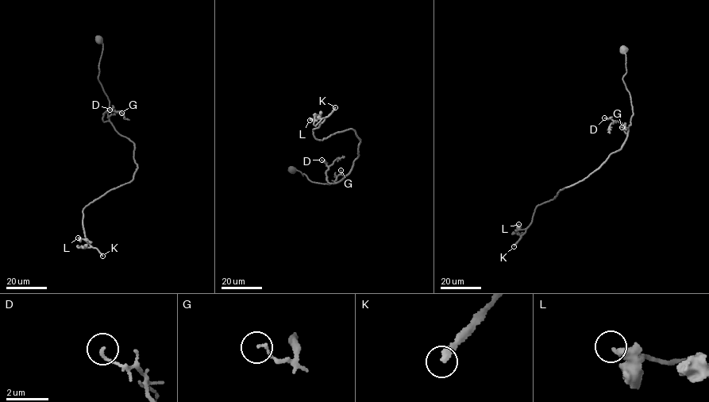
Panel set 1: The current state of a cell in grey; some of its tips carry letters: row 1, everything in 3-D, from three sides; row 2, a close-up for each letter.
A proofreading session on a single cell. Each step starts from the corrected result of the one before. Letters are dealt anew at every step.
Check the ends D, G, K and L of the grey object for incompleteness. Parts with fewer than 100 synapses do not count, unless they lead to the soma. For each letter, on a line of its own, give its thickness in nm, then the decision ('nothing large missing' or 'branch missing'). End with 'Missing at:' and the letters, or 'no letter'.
D: 120 nm | nothing large missing
G: 100 nm | nothing large missing
K: 260 nm | branch missing
L: 300 nm | nothing large missing
Missing at: K

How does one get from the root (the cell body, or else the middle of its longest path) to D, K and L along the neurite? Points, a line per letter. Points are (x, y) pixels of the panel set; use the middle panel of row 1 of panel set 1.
D: (291, 169), (301, 172), (303, 175), (305, 174), (313, 182), (335, 183), (326, 181), (328, 168), (321, 160)
K: (291, 169), (326, 183), (348, 172), (360, 140), (353, 129), (319, 140), (313, 133), (335, 107)
L: (291, 169), (313, 182), (335, 183), (359, 156), (353, 129), (319, 140), (313, 129), (321, 116), (310, 120)

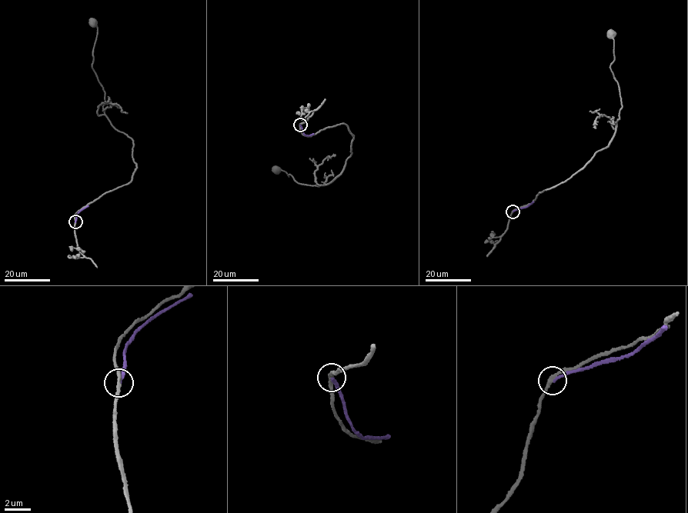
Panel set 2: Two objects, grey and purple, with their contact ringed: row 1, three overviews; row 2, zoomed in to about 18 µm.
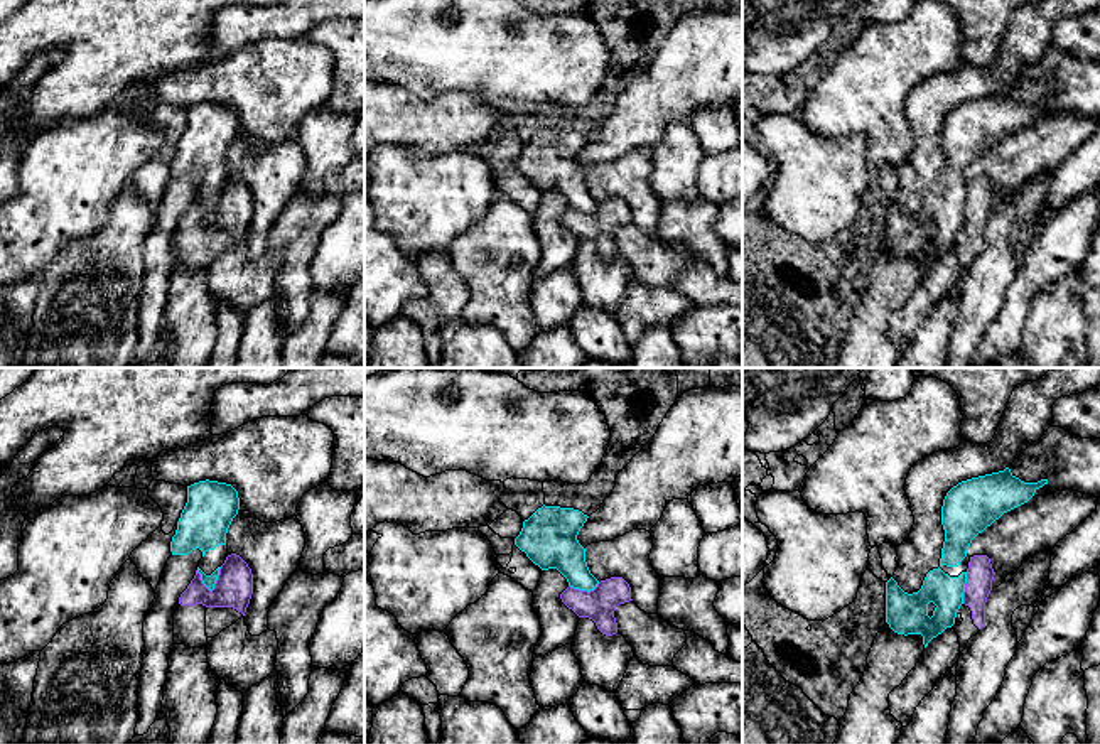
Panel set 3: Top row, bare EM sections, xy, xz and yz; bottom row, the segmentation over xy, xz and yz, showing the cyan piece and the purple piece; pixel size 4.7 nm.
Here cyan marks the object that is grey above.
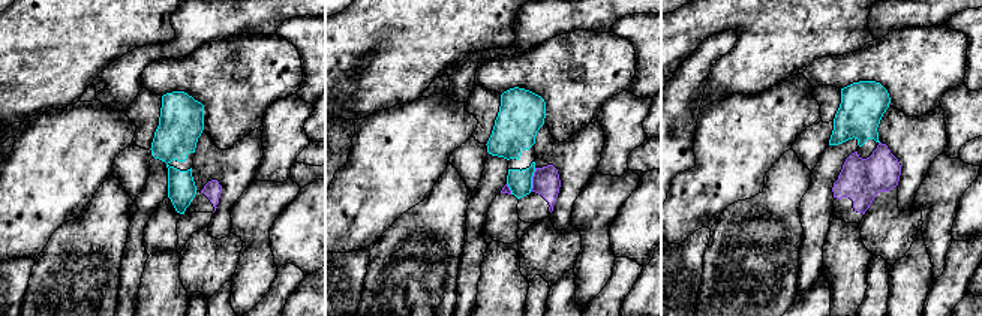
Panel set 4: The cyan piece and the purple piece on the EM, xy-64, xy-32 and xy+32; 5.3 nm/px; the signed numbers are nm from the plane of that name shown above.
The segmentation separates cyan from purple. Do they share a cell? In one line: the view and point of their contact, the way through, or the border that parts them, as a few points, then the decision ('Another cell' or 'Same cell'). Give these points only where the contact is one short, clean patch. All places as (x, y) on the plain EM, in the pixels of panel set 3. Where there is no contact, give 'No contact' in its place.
Touches cyan at xy (216, 201). Boundary: xy (221, 189), (210, 213). Another cell

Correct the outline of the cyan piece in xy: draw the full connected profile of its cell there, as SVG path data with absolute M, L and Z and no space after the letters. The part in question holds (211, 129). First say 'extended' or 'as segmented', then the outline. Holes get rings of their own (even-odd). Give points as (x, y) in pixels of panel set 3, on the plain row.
extended; M206 101L187 108L187 125L177 143L170 174L187 177L199 170L202 181L197 194L209 213L214 211L228 179L226 155L238 132L238 113L231 106Z

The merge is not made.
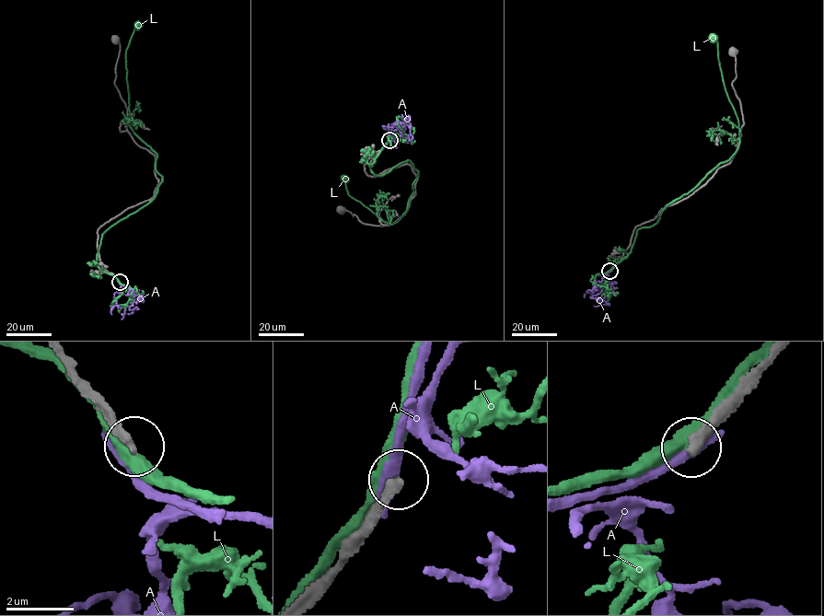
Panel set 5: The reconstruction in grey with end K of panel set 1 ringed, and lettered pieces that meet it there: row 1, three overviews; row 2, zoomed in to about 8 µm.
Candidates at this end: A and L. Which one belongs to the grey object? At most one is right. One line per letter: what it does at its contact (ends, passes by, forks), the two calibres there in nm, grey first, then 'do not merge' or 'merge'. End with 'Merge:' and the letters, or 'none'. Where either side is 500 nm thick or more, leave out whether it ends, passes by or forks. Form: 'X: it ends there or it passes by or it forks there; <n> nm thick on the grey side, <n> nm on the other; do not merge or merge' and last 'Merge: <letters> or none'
A: it ends there; 360 nm thick on the grey side, 360 nm on the other; do not merge
L: it passes by; 280 nm thick on the grey side, 320 nm on the other; do not merge
Merge: none

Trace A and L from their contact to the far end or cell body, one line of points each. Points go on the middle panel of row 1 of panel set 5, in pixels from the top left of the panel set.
A: (388, 141), (391, 125), (398, 121), (405, 128), (400, 124), (408, 126), (412, 139), (408, 135)
L: (388, 140), (368, 165), (379, 176), (409, 160), (418, 173), (401, 217), (381, 219), (347, 193), (345, 180)

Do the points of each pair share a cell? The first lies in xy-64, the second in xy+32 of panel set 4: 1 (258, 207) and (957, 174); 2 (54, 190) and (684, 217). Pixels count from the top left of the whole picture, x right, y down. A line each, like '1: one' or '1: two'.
1: one
2: one

